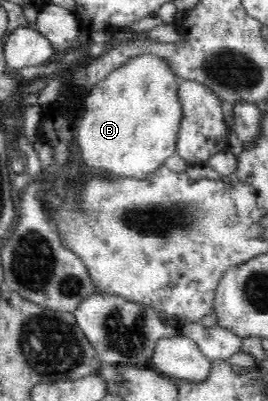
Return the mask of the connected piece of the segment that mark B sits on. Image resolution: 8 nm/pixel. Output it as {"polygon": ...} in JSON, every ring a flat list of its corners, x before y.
{"polygon":[[141,52,94,84,83,99,83,113,76,123,76,140,83,161,104,174,149,176,176,151,183,115,177,93,179,80,165,56]]}

